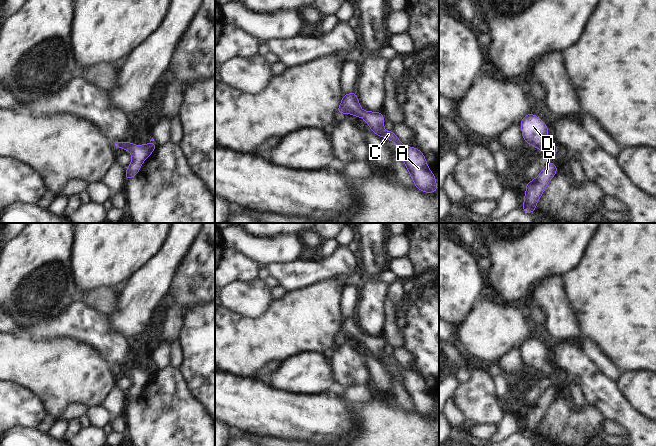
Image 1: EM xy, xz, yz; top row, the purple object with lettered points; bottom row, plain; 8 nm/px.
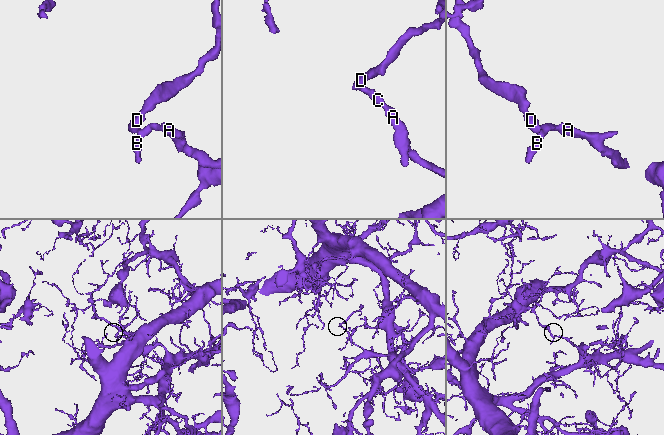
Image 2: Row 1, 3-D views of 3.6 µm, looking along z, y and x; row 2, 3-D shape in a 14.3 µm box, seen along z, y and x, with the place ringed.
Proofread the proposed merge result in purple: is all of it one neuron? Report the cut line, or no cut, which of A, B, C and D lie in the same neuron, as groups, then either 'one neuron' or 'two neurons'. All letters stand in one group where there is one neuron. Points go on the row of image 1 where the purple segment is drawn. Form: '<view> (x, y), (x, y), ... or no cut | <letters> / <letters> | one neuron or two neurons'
no cut | A B C D | one neuron

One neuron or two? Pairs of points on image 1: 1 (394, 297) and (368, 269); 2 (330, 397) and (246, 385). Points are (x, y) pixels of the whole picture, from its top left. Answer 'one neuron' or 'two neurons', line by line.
1: two neurons
2: one neuron

